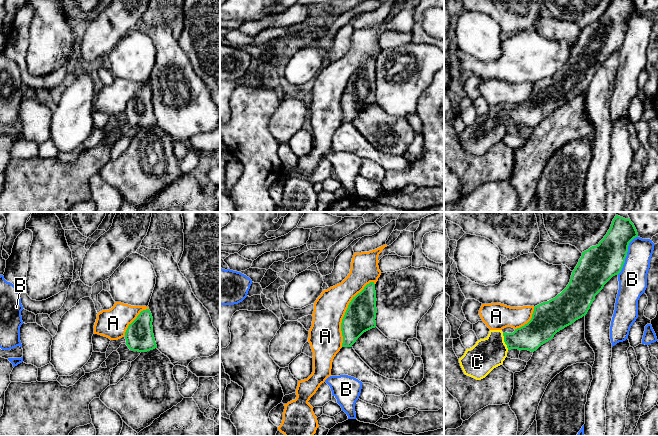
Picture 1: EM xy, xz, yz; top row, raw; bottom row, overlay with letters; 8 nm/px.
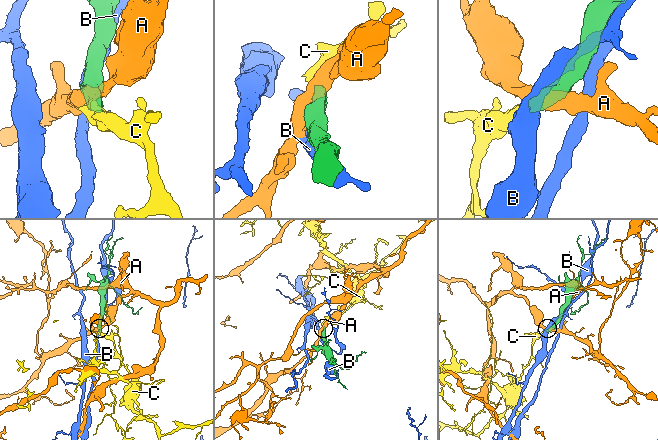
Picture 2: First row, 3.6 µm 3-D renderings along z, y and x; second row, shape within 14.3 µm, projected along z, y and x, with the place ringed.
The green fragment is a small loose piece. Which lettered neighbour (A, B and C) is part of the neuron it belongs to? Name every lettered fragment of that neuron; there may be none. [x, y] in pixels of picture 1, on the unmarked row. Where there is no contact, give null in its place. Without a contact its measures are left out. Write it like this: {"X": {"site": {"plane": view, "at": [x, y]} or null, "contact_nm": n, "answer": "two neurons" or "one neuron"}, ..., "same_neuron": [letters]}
{"A": {"site": {"plane": "xz", "at": [345, 88]}, "contact_nm": 600, "answer": "two neurons"}, "B": {"site": {"plane": "yz", "at": [626, 31]}, "contact_nm": 360, "answer": "two neurons"}, "C": {"site": {"plane": "yz", "at": [504, 117]}, "contact_nm": 140, "answer": "one neuron"}, "same_neuron": ["C"]}

